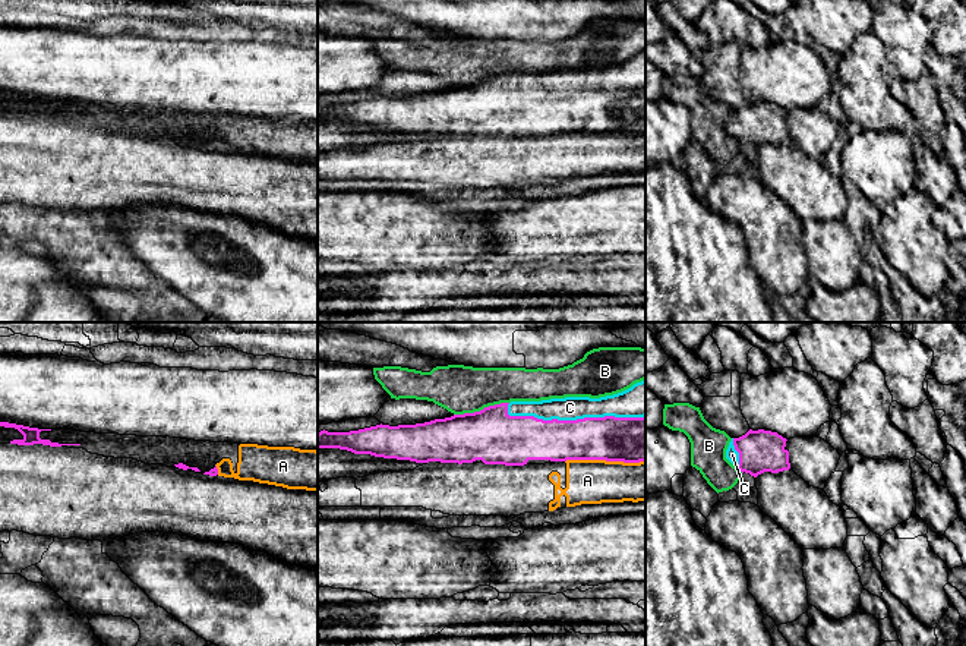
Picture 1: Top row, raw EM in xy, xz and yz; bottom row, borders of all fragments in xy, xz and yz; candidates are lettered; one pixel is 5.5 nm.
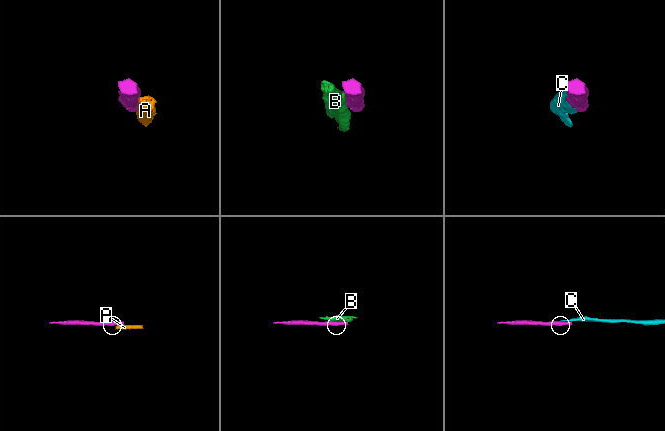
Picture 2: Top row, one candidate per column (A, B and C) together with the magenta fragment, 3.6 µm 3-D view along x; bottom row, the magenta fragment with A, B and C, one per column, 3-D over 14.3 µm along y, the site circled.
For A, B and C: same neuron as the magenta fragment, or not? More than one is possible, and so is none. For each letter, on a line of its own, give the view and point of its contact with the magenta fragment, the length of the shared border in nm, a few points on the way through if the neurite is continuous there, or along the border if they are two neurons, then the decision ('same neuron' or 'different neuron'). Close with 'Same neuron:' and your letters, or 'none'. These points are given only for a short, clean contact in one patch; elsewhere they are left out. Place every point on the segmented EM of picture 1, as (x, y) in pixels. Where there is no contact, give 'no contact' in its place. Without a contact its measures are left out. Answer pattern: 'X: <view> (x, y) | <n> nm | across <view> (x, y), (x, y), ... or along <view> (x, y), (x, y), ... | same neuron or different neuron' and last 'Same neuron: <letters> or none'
A: xz (605, 459) | 440 nm | different neuron
B: xz (480, 410) | 320 nm | different neuron
C: xz (573, 421) | 750 nm | same neuron
Same neuron: C

